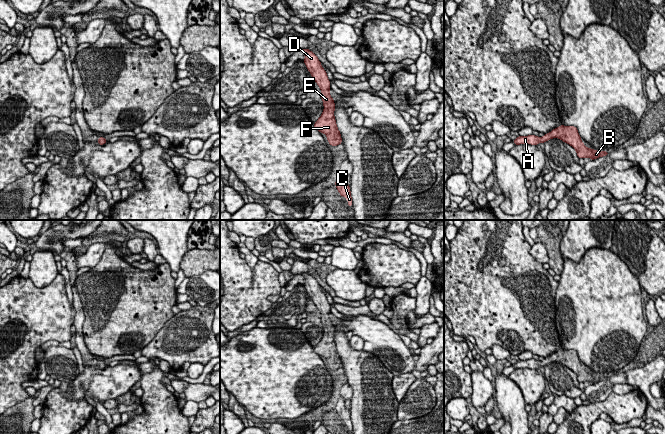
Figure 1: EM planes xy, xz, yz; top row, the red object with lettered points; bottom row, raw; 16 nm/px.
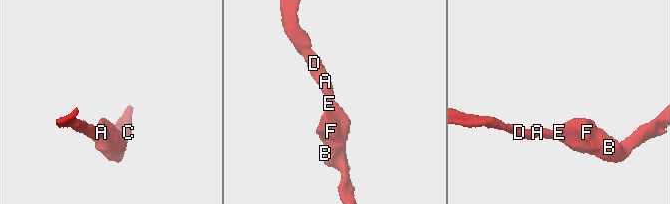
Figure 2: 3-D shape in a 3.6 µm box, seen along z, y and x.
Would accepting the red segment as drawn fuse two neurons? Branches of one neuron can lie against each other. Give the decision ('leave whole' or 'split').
leave whole

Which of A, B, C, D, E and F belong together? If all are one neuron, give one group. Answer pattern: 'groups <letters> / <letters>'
groups A B C D E F

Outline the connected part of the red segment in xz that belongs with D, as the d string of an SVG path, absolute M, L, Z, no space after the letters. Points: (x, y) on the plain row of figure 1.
M301 273L305 279L303 284L308 295L321 314L321 322L324 334L318 344L314 347L314 352L327 360L327 365L331 370L342 368L340 355L337 352L334 341L335 328L330 320L330 305L326 295L323 293L318 281L309 273Z

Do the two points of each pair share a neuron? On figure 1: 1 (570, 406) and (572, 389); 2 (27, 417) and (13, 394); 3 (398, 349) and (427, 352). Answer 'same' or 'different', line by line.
1: different
2: different
3: different

